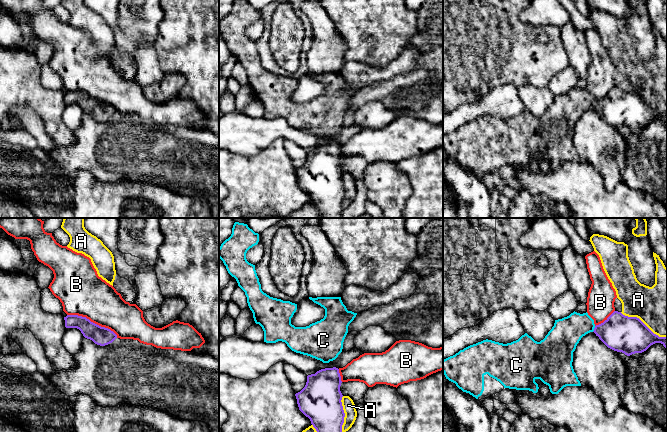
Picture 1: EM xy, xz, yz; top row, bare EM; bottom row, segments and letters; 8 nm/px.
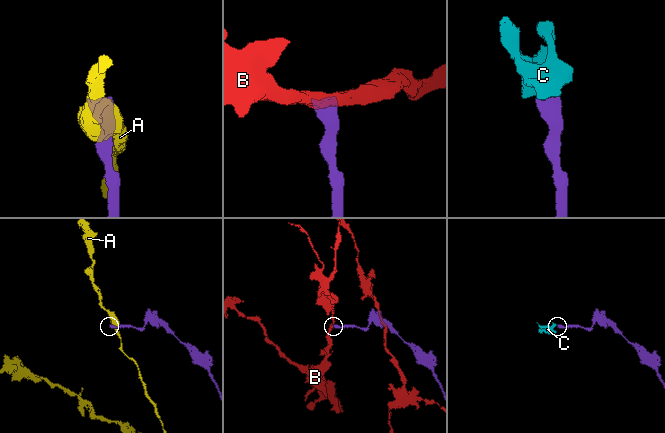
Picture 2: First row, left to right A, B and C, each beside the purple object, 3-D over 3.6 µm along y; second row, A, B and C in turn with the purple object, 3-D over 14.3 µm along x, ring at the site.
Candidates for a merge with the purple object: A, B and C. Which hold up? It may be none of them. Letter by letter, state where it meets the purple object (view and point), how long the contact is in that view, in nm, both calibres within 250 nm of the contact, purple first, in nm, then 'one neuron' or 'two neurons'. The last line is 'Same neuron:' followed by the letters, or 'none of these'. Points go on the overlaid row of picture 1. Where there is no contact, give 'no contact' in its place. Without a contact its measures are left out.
A: meets purple in yz at (642, 322); contact 420 nm long; 300 nm thick on the purple side, 420 nm on the other; two neurons
B: meets purple in xy at (92, 322); contact 440 nm long; 150 nm thick on the purple side, 360 nm on the other; two neurons
C: meets purple in yz at (594, 329); contact 50 nm long; 300 nm thick on the purple side, 240 nm on the other; one neuron
Same neuron: C

